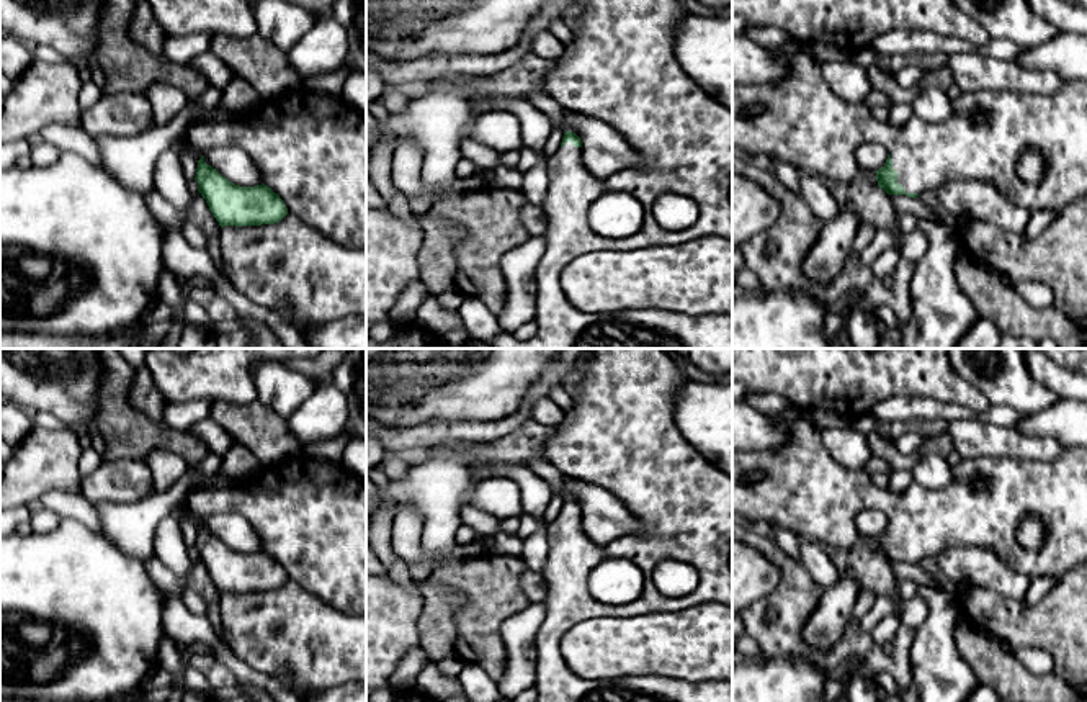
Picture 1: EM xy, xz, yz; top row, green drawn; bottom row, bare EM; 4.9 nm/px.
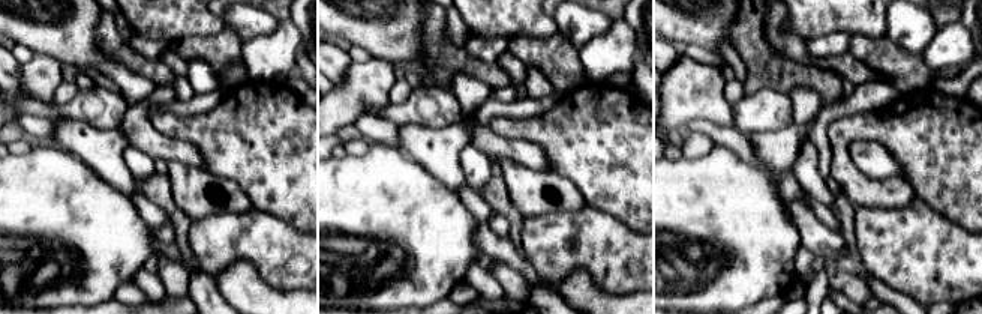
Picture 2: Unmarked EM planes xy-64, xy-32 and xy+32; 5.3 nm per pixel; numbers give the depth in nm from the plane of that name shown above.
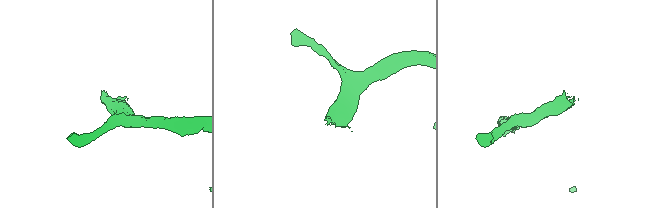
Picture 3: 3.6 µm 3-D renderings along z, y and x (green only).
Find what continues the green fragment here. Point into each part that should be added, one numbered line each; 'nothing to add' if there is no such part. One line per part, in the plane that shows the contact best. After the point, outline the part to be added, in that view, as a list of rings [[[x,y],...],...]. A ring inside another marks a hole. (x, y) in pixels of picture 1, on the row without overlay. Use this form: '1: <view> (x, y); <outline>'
1: yz (805, 490); [[[780,414],[772,417],[786,427],[786,443],[762,452],[732,448],[732,519],[739,519],[742,525],[762,520],[829,548],[852,548],[860,543],[857,514],[876,509],[891,522],[897,550],[906,560],[920,561],[950,548],[981,547],[1031,579],[1059,579],[1074,566],[1087,563],[1087,448],[1062,448],[1053,461],[963,458],[943,488],[928,489],[912,481],[904,493],[892,493],[878,488],[863,470],[839,465],[825,448],[821,432],[807,421],[786,421]],[[757,470],[763,471],[760,481],[742,481],[747,471]],[[1027,515],[1036,515],[1046,525],[1043,553],[1030,551],[1017,542],[1017,527]]]

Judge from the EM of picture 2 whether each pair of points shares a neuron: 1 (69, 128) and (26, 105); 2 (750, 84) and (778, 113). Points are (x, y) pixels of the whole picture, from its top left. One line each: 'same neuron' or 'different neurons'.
1: different neurons
2: different neurons

